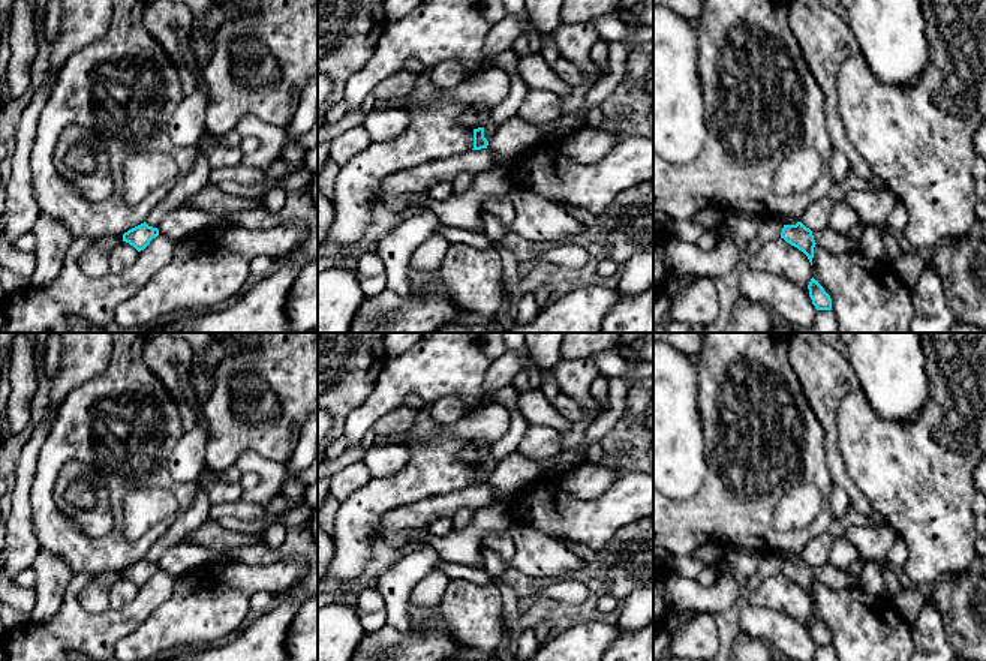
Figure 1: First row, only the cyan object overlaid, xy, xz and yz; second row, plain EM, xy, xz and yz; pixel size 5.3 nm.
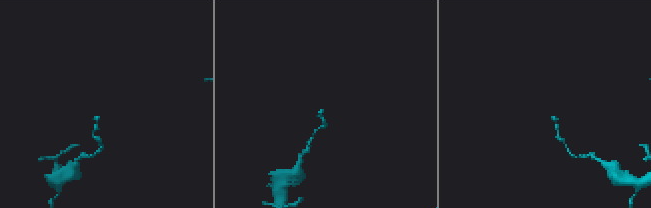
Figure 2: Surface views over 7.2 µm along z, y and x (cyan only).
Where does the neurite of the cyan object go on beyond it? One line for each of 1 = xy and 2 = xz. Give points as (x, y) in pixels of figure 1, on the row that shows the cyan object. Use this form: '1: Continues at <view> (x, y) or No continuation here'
1: No continuation here
2: No continuation here

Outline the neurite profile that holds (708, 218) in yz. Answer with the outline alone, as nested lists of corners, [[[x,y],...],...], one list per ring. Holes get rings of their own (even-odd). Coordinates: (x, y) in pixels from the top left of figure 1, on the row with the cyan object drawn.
[[[701,208],[691,219],[695,220],[704,229],[710,229],[724,223],[724,213],[715,208]]]

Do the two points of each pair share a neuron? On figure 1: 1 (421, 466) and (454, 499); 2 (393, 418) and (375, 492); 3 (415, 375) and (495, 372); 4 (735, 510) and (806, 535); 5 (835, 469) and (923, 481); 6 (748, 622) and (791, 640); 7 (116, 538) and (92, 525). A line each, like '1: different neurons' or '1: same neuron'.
1: different neurons
2: different neurons
3: different neurons
4: same neuron
5: different neurons
6: same neuron
7: different neurons

